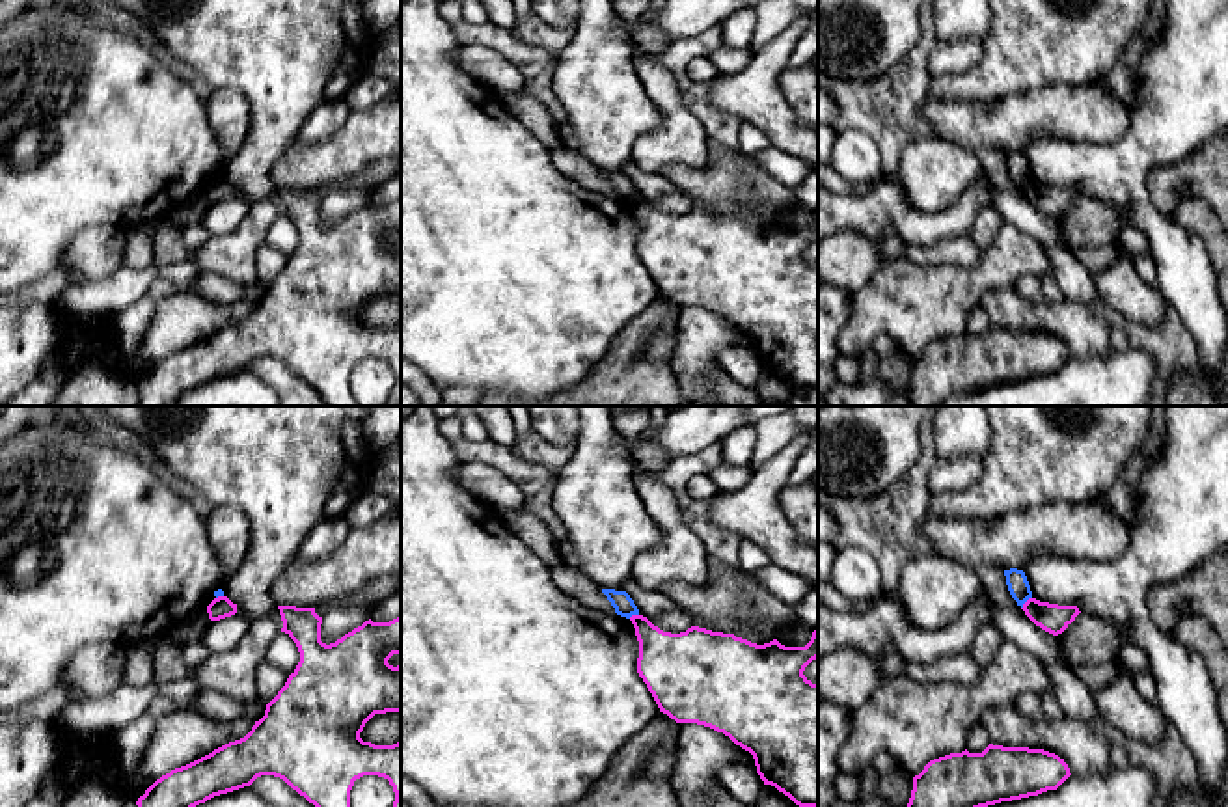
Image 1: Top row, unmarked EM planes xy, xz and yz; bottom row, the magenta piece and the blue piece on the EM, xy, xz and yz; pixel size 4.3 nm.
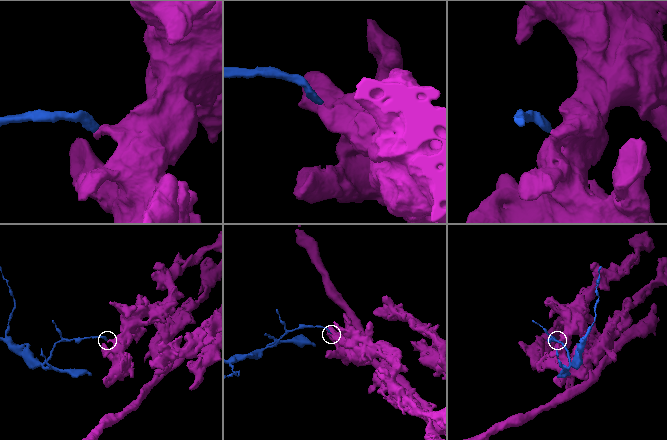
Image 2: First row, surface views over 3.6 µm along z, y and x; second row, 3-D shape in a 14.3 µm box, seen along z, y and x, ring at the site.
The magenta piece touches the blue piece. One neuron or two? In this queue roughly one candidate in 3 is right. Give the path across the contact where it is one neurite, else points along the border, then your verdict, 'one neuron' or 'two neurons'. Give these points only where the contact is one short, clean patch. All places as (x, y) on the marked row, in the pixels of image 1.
border yz (1031, 597), (1022, 608); two neurons

